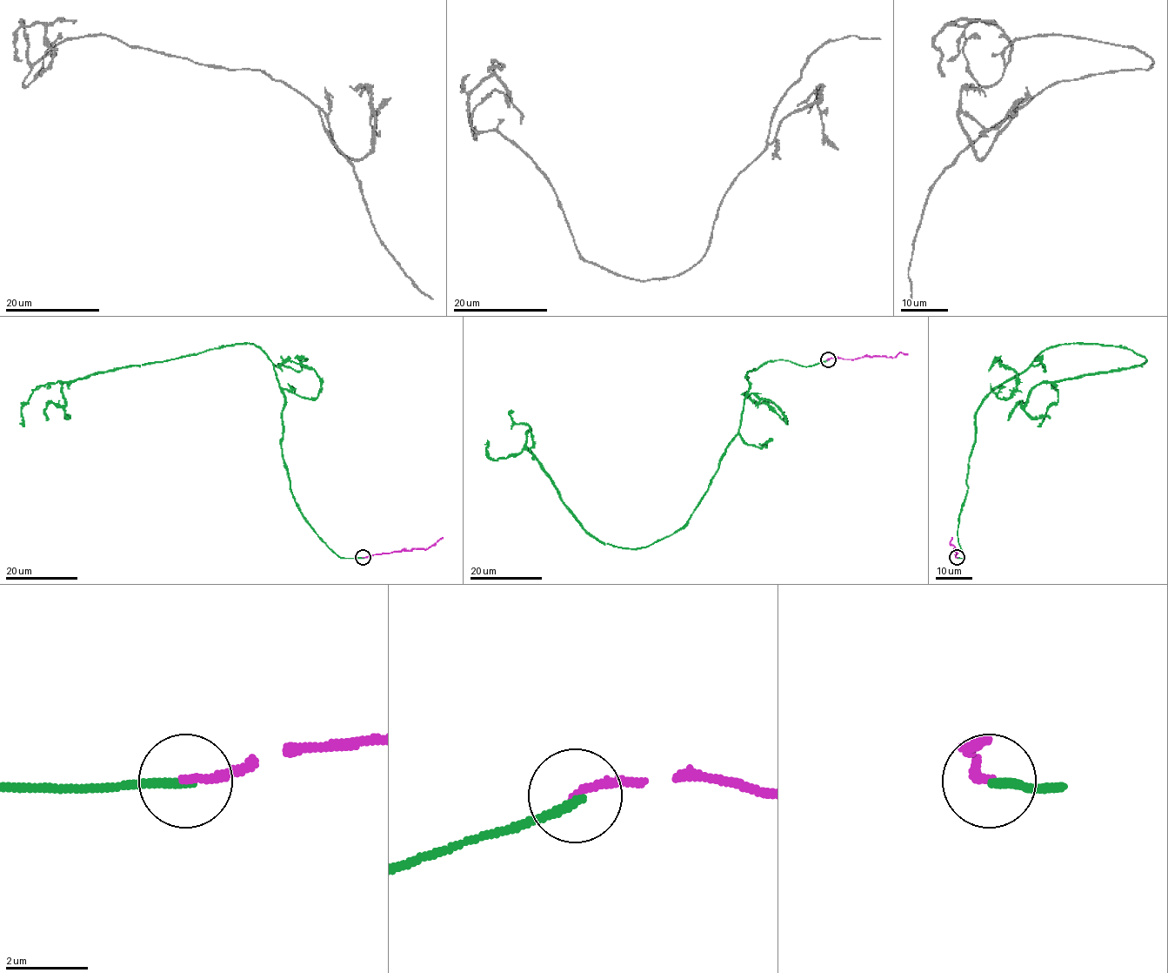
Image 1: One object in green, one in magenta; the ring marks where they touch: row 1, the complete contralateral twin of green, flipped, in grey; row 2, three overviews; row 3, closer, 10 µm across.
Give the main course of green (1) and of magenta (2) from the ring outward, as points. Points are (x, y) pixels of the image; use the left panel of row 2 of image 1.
1: (363, 557), (338, 557), (295, 501), (282, 451), (283, 392), (255, 344), (37, 386), (23, 426)
2: (363, 557), (415, 548), (427, 549), (443, 537)

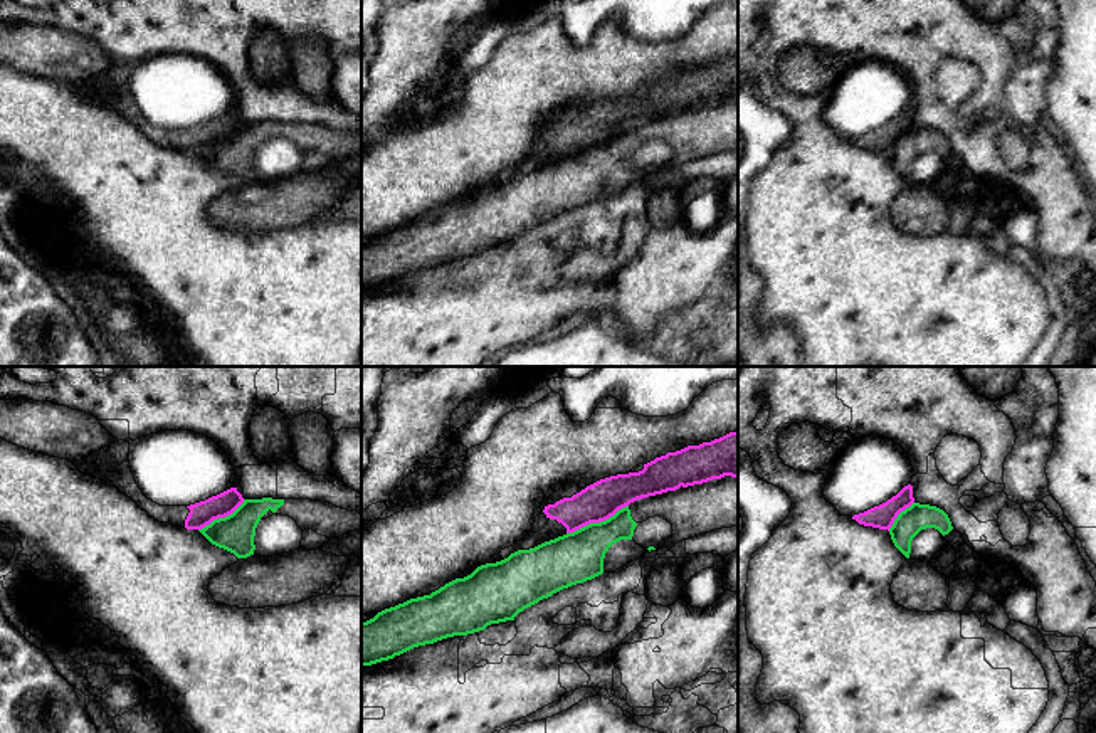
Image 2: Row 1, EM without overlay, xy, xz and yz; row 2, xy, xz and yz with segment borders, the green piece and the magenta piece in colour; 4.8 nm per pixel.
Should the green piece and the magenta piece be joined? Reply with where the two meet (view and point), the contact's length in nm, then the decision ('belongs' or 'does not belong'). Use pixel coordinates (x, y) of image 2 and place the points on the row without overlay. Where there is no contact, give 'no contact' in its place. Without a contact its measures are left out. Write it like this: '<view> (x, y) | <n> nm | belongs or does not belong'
xz (597, 147) | 320 nm | does not belong

